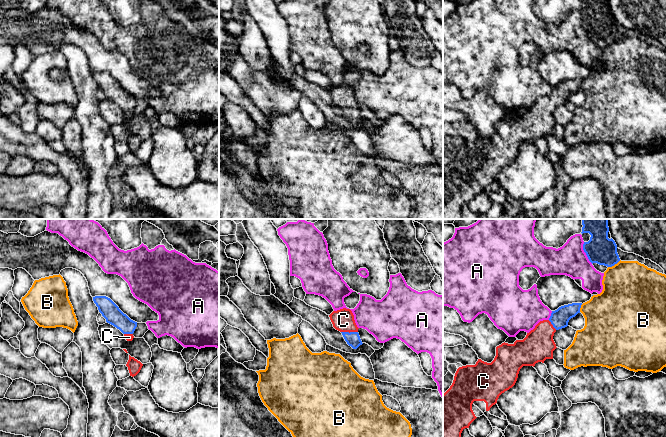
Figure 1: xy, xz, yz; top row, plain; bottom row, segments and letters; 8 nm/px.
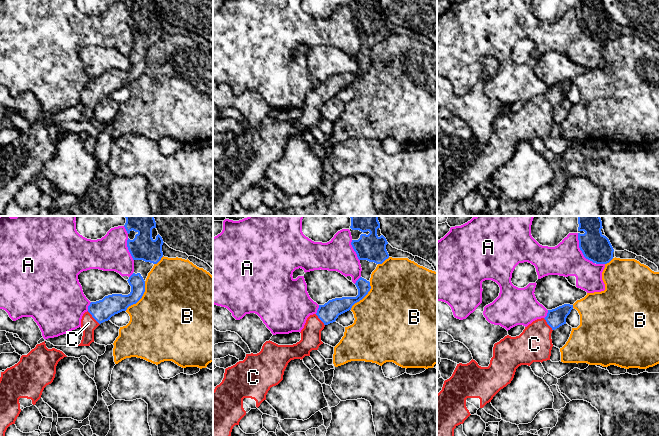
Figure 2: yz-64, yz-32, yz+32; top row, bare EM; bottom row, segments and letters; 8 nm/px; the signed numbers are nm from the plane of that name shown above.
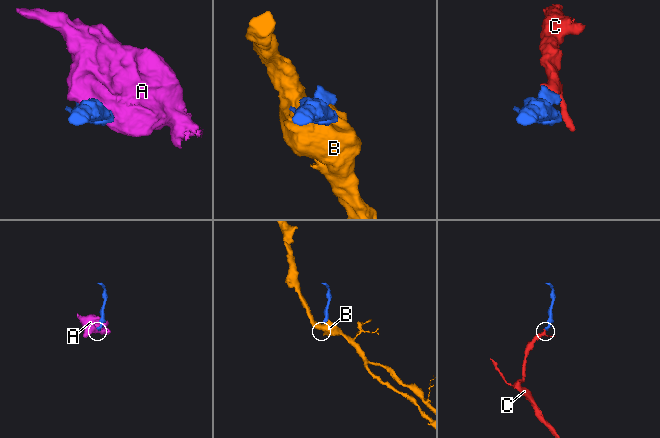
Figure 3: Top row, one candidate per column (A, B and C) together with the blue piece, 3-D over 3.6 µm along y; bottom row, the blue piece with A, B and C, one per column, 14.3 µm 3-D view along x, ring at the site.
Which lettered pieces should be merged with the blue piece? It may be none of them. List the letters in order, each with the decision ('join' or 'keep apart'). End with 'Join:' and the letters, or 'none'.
A: keep apart
B: keep apart
C: join
Join: C

